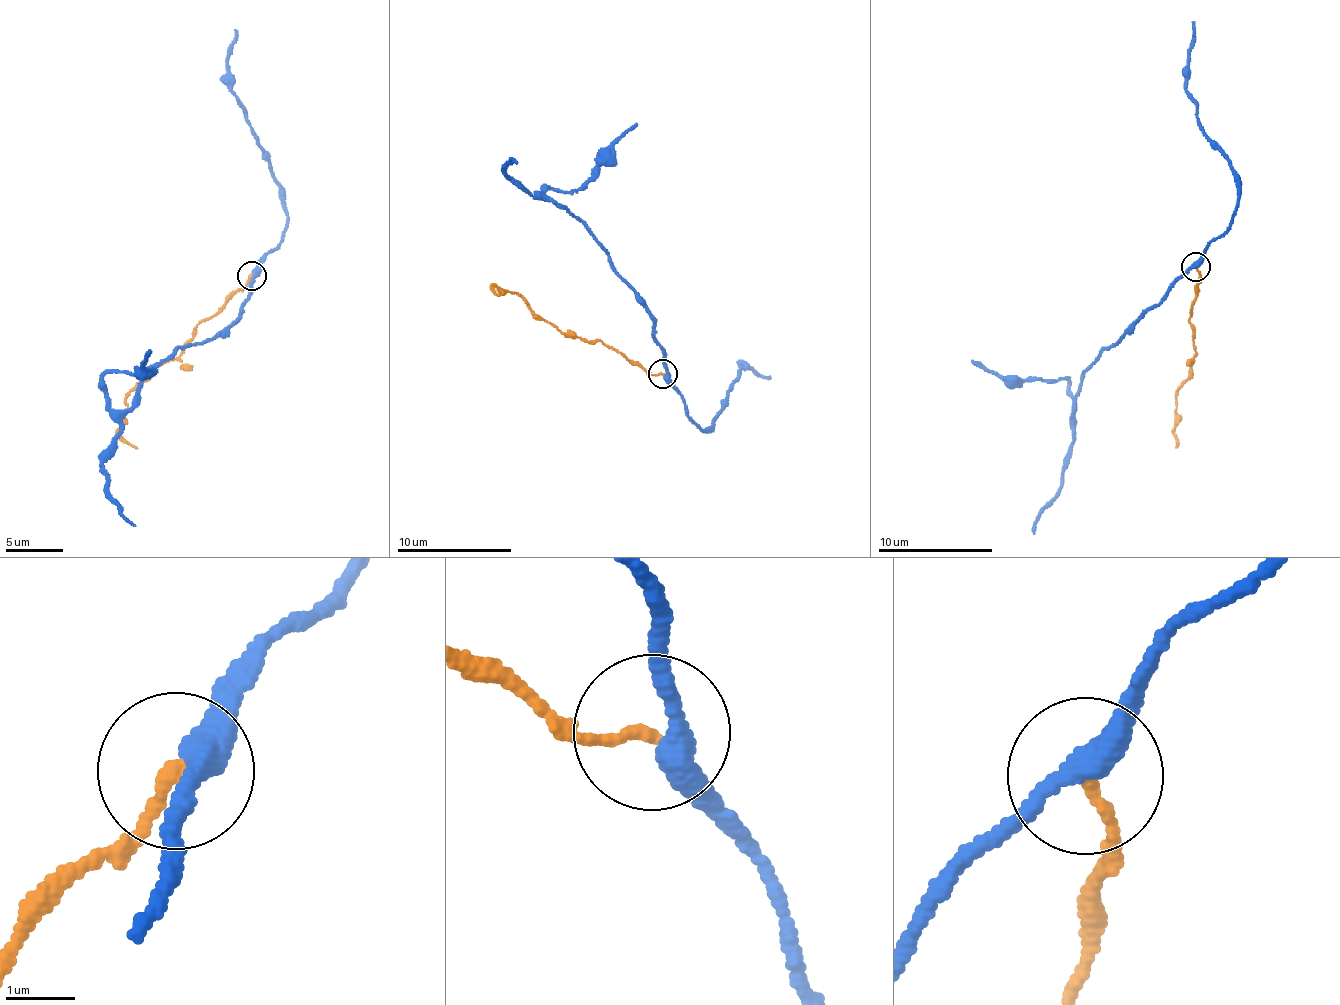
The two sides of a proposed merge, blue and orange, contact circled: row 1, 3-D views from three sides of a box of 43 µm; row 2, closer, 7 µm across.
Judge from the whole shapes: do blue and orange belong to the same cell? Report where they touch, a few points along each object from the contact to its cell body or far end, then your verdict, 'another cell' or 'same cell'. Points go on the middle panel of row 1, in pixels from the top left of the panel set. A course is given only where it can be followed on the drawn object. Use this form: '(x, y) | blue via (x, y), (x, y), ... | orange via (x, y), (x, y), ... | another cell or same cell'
(663, 374) | blue via (664, 376), (649, 309), (588, 228), (539, 192), (548, 188), (580, 190), (608, 146), (636, 123) | orange via (664, 373), (655, 375), (599, 340), (561, 333), (517, 295), (500, 290), (494, 284), (499, 294) | another cell

